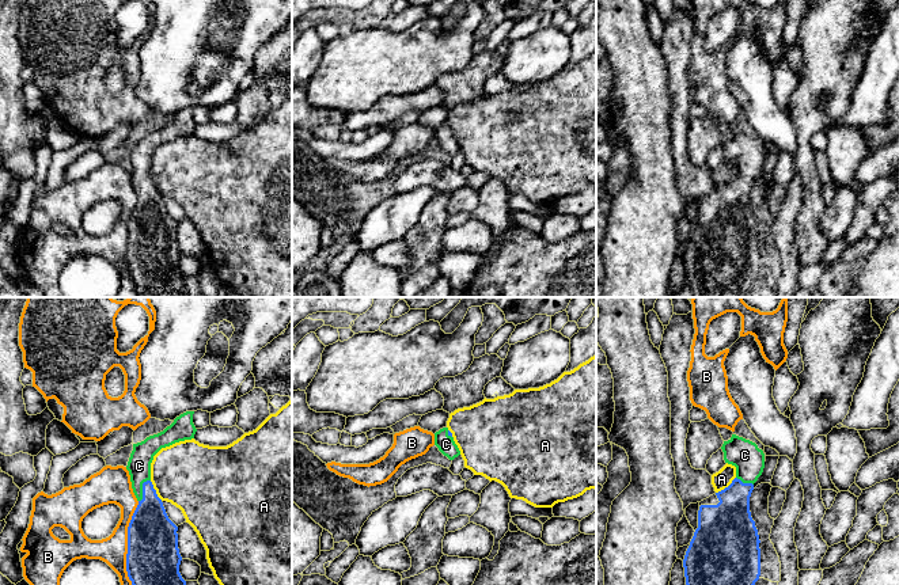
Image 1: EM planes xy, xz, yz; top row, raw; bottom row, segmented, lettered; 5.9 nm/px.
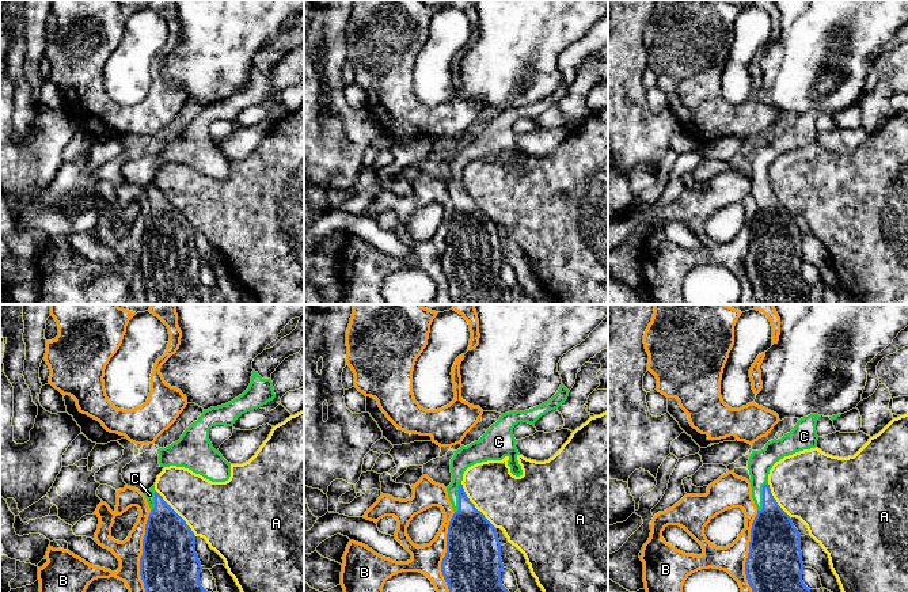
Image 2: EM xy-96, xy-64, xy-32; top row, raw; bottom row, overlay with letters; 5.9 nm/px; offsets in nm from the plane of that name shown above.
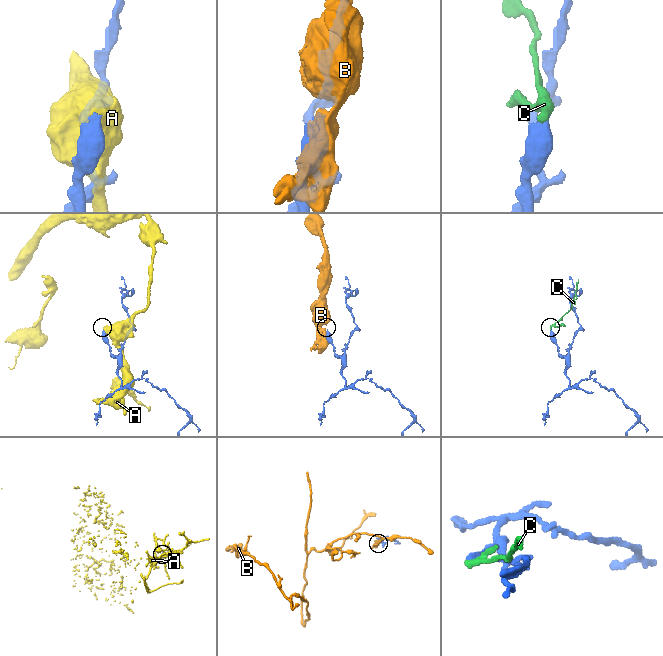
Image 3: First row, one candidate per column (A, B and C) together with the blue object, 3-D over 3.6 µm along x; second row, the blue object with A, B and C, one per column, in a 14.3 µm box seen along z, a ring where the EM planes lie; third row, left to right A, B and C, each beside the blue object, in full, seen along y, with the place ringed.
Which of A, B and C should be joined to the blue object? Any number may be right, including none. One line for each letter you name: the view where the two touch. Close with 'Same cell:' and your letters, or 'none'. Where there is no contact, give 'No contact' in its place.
C: Touches blue in xy
Same cell: C

